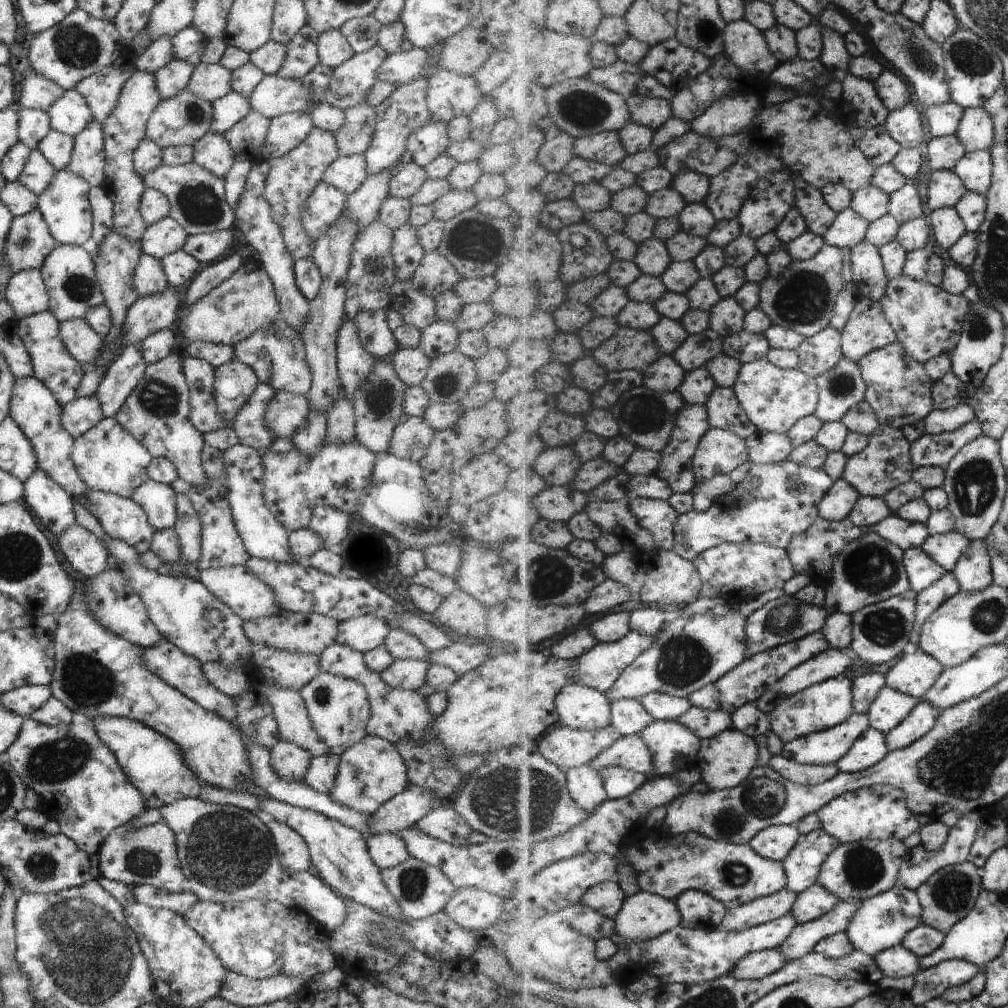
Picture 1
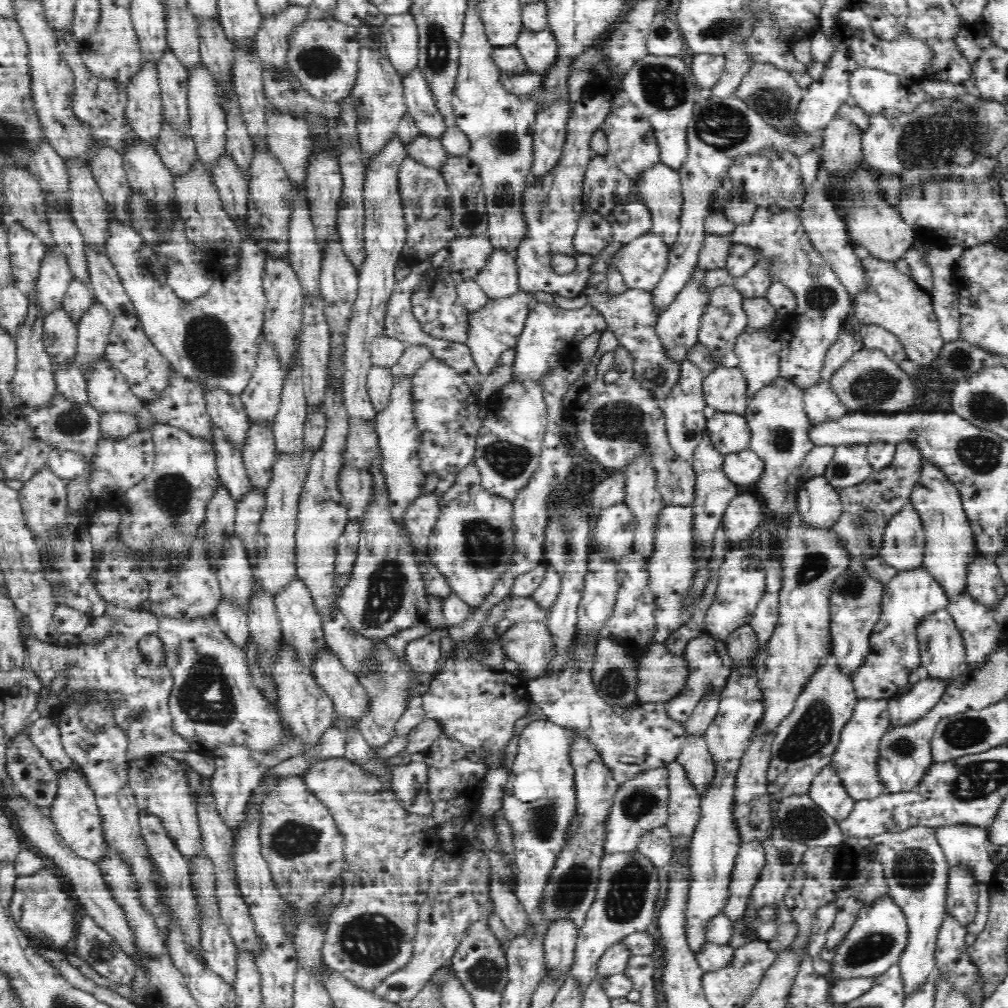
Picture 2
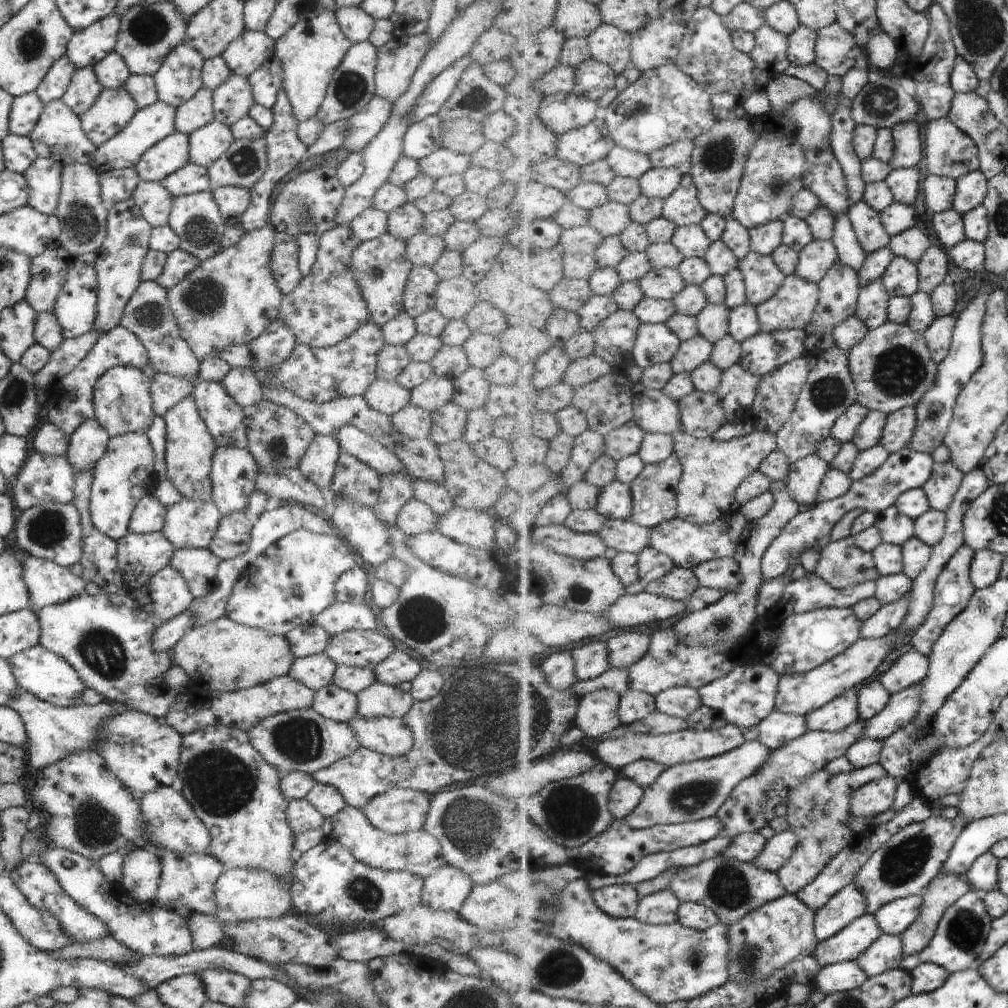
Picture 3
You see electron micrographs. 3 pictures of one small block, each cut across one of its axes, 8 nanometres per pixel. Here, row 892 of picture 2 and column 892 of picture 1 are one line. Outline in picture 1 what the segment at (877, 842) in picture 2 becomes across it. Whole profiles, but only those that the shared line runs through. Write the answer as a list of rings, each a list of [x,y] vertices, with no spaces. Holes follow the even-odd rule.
[[[895,886],[891,890],[871,899],[860,900],[857,913],[847,926],[846,934],[854,950],[877,957],[885,950],[901,945],[905,938],[924,921],[924,907],[917,892],[909,888]]]

